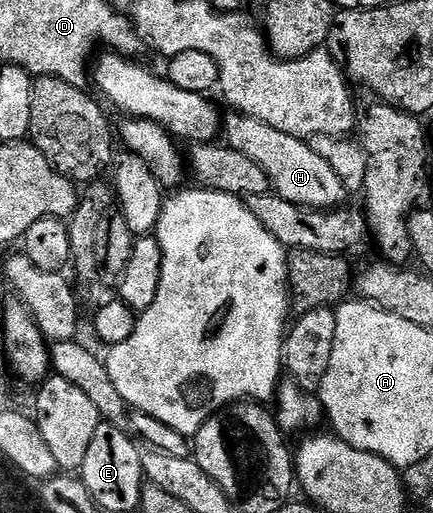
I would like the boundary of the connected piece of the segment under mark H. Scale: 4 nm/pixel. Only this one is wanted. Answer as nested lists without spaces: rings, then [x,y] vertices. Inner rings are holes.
[[[231,112],[231,115],[228,118],[226,115],[225,118],[225,142],[237,152],[245,152],[245,156],[249,156],[249,160],[253,160],[257,164],[261,164],[261,168],[265,168],[274,193],[278,194],[280,198],[296,202],[299,206],[309,206],[313,210],[334,210],[342,207],[346,203],[343,201],[349,197],[347,185],[341,180],[341,176],[337,176],[337,172],[333,172],[331,165],[318,154],[314,145],[308,144],[304,139],[279,132],[277,128],[269,128],[267,122],[248,118],[238,112]]]

